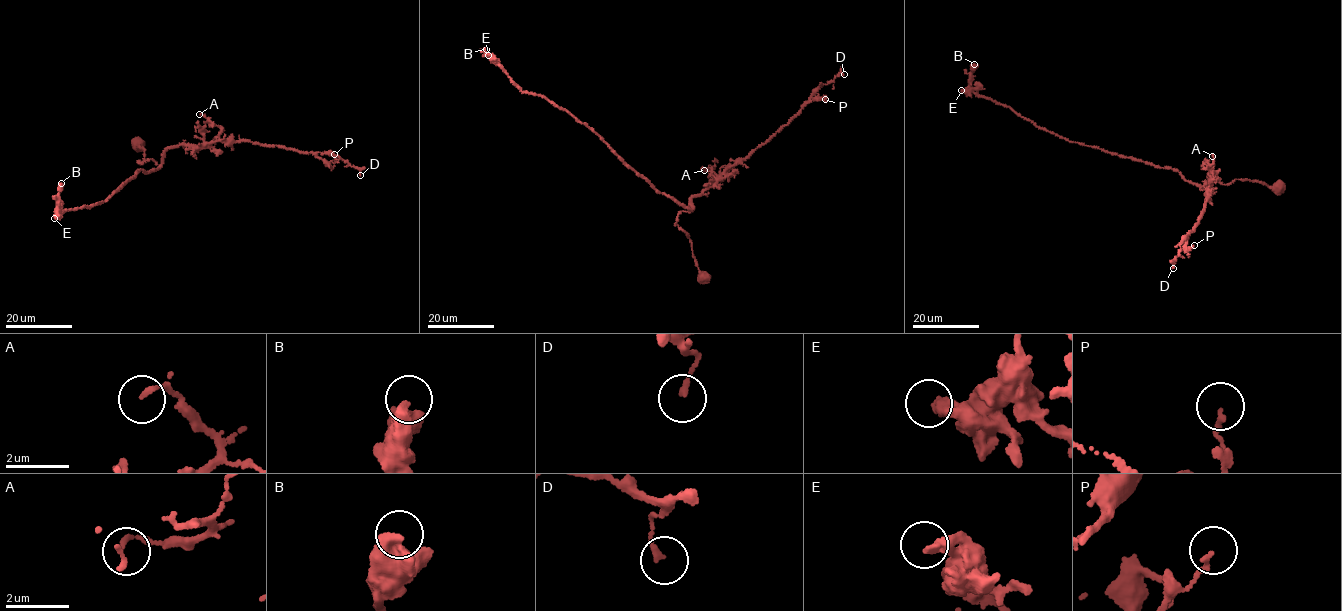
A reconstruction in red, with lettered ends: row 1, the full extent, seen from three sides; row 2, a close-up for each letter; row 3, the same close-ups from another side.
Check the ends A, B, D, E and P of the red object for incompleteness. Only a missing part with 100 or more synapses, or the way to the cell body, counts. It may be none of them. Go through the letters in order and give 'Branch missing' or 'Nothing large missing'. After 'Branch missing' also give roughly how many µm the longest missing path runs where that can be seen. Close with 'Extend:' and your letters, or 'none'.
A: Nothing large missing
B: Nothing large missing
D: Nothing large missing
E: Nothing large missing
P: Nothing large missing
Extend: none

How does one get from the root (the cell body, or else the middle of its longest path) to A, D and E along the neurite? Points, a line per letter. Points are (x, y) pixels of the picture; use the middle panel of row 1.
A: (702, 280), (689, 236), (675, 223), (680, 212), (692, 211), (692, 197), (719, 178), (712, 167), (704, 170)
D: (702, 280), (689, 236), (675, 224), (679, 213), (692, 211), (692, 197), (774, 136), (821, 85), (844, 74)
E: (702, 280), (689, 236), (675, 224), (680, 212), (692, 210), (660, 193), (564, 109), (524, 92), (488, 55)

